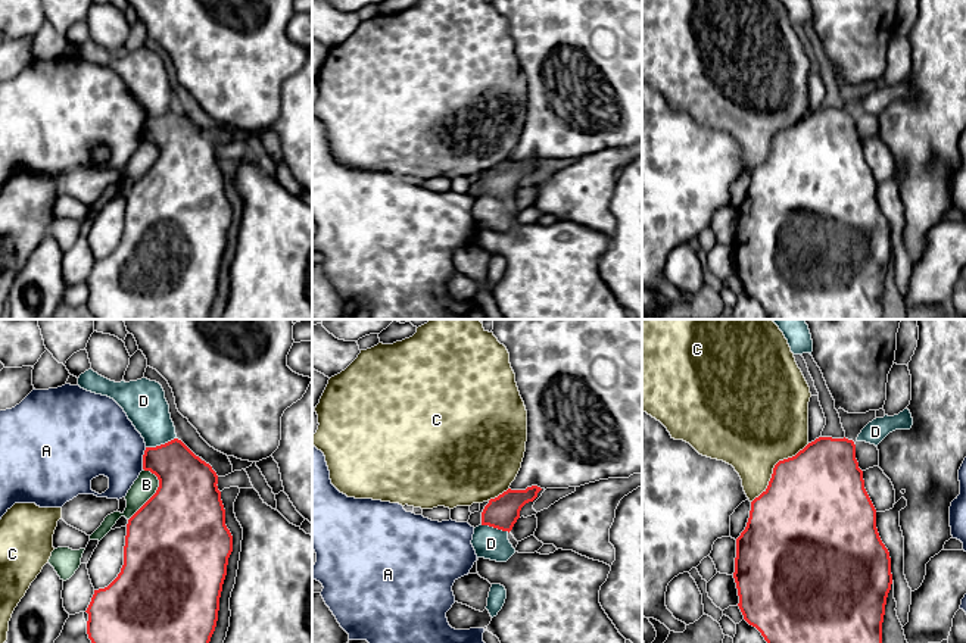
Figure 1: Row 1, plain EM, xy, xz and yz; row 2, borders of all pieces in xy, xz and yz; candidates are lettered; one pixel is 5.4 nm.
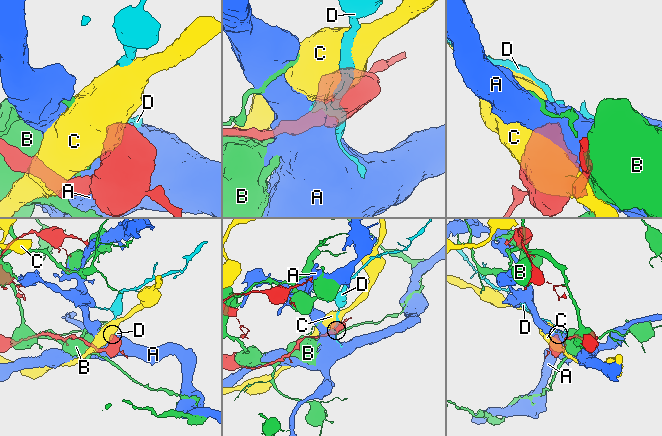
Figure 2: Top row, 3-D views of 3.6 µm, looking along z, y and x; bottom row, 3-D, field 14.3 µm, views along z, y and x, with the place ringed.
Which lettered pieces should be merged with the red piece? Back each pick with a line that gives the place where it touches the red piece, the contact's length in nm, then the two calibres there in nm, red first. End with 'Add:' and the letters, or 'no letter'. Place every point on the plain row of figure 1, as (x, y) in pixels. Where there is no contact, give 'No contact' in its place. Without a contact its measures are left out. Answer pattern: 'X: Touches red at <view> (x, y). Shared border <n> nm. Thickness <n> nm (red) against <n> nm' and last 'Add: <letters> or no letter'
Add: no letter

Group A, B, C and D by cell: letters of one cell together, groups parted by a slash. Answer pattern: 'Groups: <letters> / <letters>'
Groups: A / B / C / D

